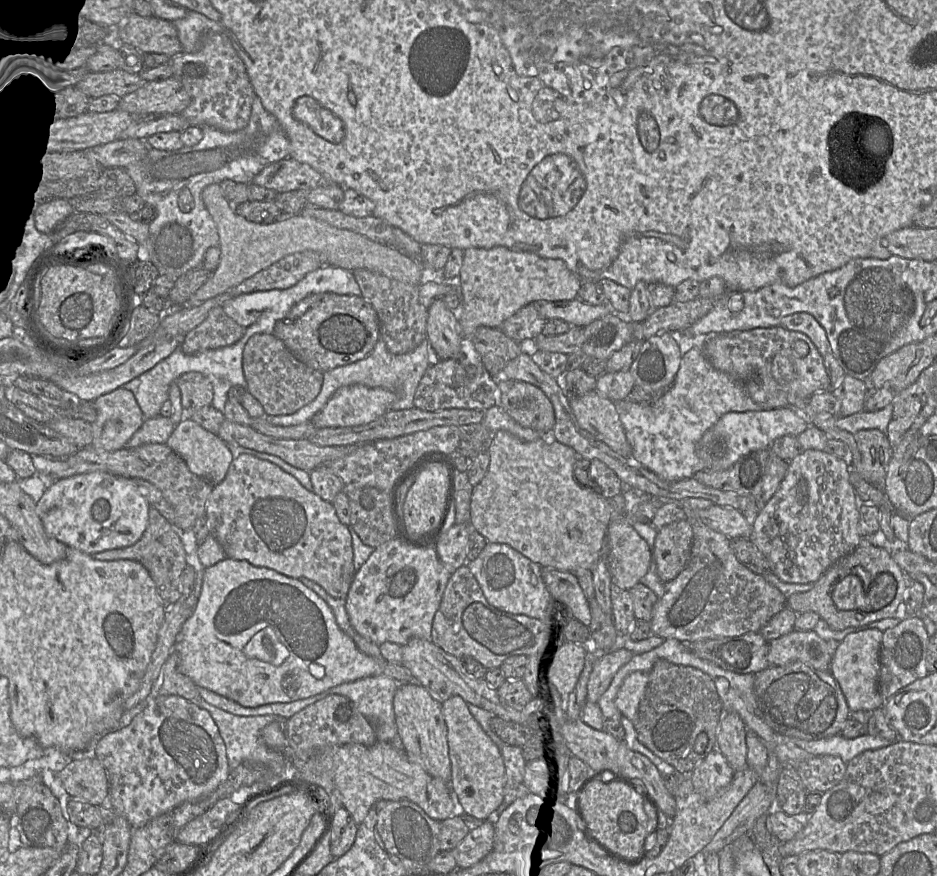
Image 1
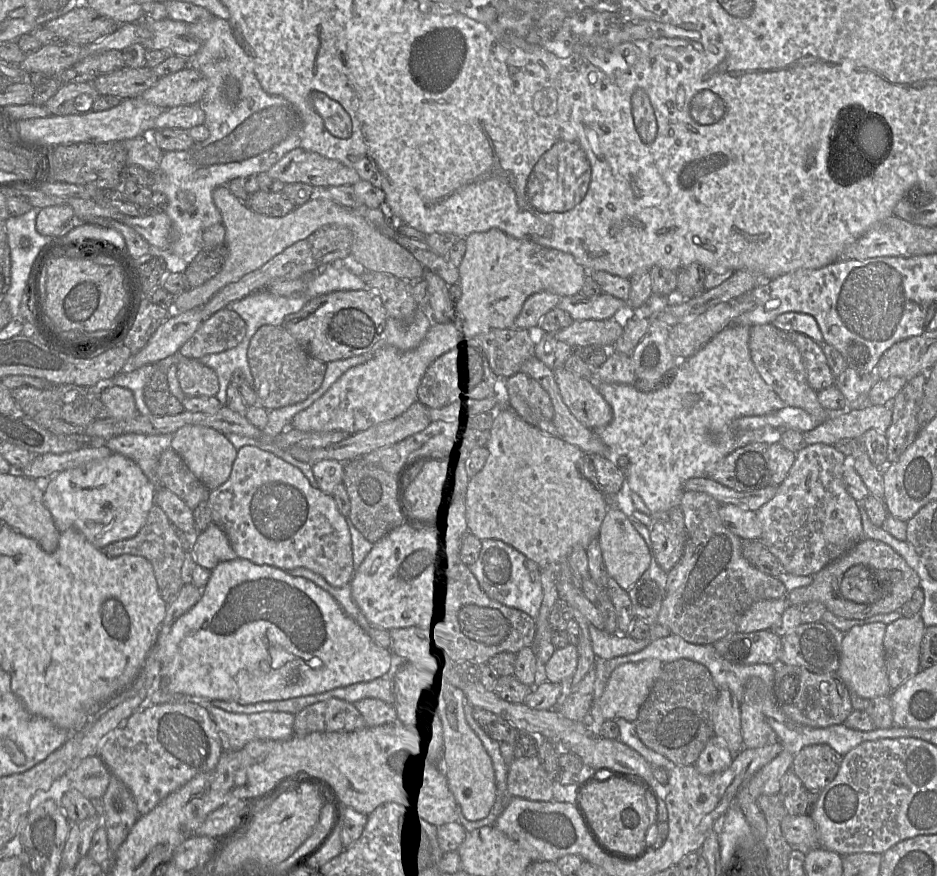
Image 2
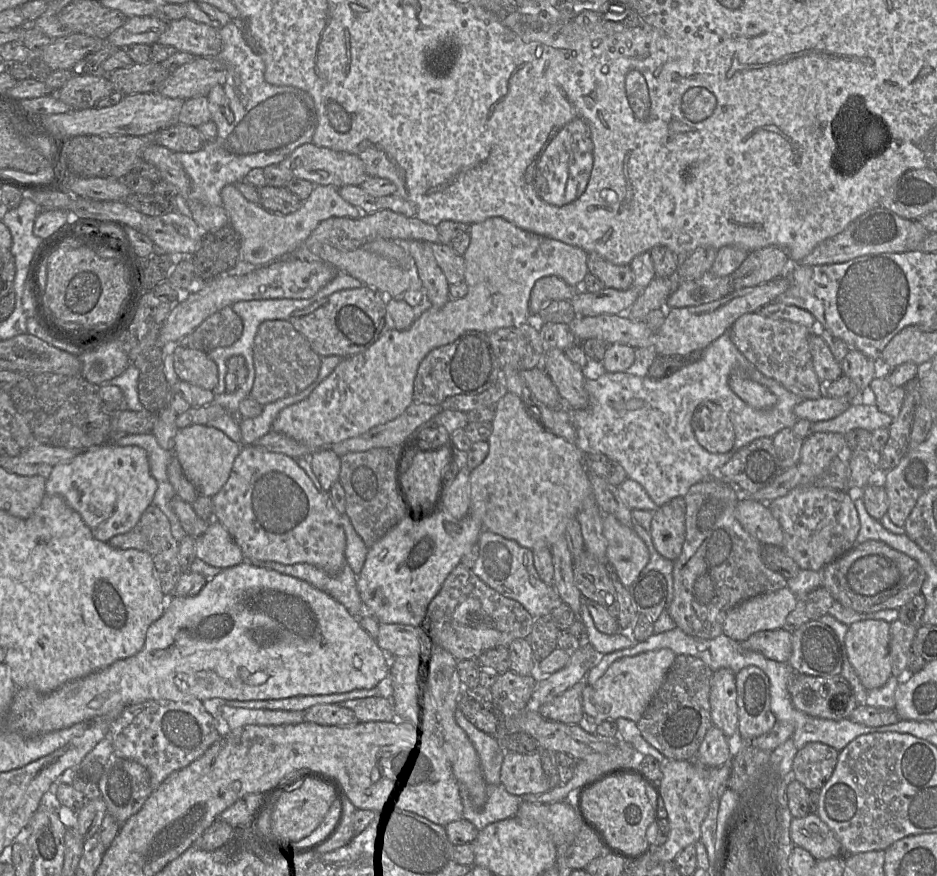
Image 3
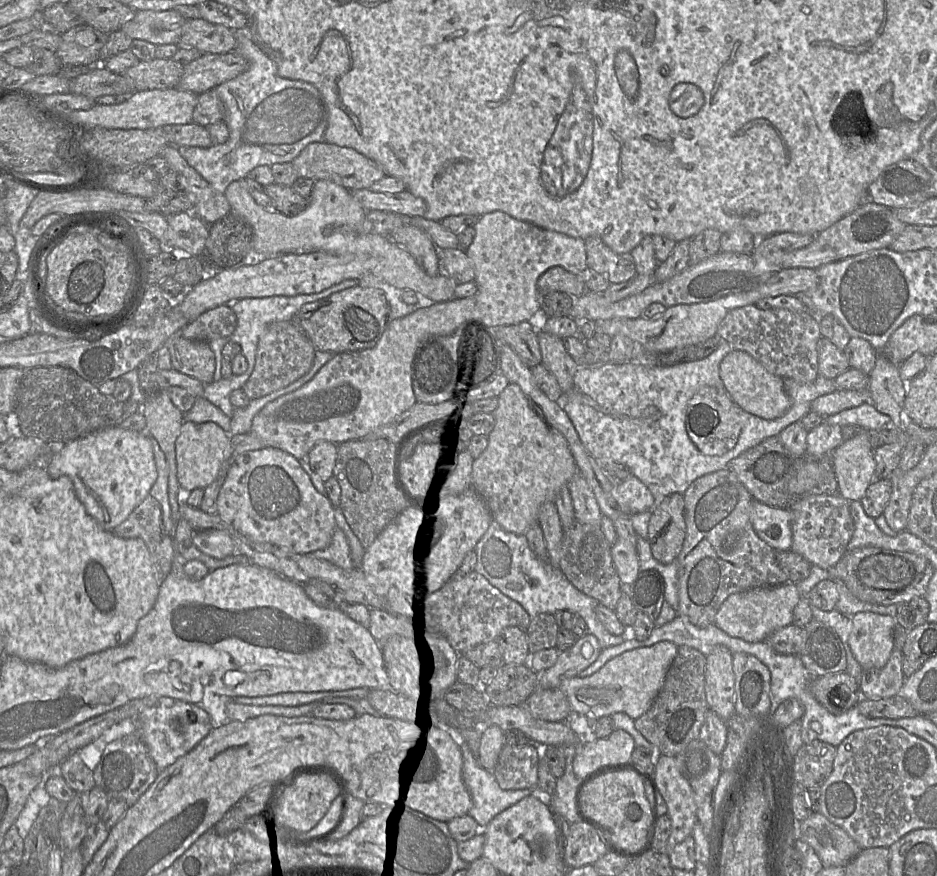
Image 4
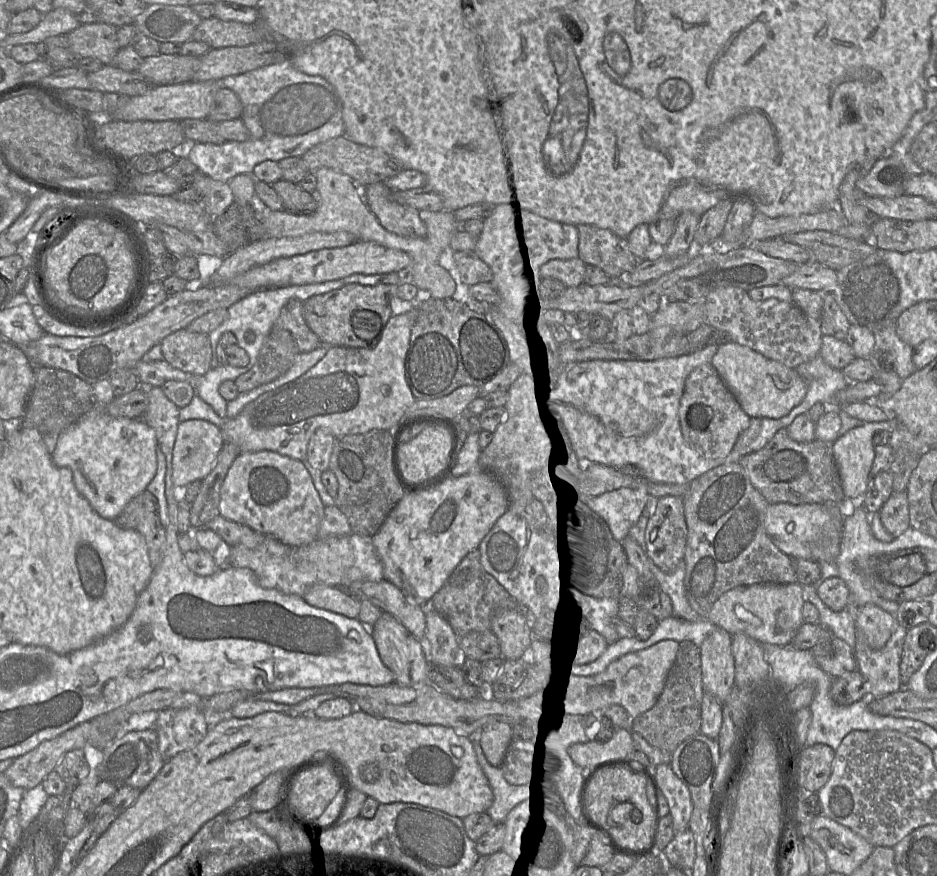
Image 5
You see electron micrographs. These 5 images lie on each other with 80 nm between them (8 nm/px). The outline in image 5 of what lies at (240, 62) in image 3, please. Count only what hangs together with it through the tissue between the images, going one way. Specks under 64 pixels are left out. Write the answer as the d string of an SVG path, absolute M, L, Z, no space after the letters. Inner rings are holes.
M288 61L277 62L221 79L221 88L236 93L242 103L240 119L249 130L250 137L243 142L225 141L222 144L190 143L185 156L206 176L228 183L239 174L253 173L254 167L266 160L279 162L288 157L301 157L311 147L345 134L342 103L334 86L321 76L305 74Z

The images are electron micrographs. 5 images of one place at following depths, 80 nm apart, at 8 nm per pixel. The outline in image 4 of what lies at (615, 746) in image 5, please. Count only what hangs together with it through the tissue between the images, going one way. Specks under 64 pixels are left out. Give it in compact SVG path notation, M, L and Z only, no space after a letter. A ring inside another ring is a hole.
M615 729L605 739L579 743L573 758L573 769L580 779L579 784L593 772L631 762L634 748L633 737L621 729Z

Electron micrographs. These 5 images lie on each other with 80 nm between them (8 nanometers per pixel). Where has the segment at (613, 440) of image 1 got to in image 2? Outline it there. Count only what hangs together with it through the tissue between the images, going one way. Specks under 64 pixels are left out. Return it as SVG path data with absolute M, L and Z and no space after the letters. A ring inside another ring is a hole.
M564 367L553 372L564 403L580 423L595 431L607 426L612 421L611 406L589 380L568 372Z

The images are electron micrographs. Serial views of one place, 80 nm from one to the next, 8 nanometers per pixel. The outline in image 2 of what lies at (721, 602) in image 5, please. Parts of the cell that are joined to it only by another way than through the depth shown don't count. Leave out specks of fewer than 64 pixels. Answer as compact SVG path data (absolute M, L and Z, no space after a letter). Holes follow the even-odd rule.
M787 596L757 601L737 618L736 632L750 633L769 630L780 621L782 614L789 606Z

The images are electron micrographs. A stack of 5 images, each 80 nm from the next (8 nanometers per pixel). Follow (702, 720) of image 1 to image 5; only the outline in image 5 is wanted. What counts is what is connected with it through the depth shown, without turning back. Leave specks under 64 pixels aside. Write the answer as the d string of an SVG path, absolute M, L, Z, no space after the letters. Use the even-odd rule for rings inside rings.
M681 641L662 693L650 710L633 719L634 731L650 745L673 753L680 743L700 732L703 693L700 648L691 641Z

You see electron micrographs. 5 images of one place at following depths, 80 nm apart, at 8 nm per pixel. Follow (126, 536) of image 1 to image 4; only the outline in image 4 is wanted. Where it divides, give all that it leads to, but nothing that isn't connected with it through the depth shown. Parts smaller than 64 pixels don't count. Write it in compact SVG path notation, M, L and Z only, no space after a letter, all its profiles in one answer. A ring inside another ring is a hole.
M120 426L105 428L64 444L52 455L47 471L53 479L68 476L87 512L108 531L113 531L129 517L150 495L157 480L157 467L149 434Z

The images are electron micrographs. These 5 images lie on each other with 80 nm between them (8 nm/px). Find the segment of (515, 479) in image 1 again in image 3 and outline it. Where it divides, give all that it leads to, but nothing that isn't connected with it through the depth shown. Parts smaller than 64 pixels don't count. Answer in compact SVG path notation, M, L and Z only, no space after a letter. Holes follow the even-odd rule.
M507 392L495 405L495 415L492 421L492 432L488 439L489 451L485 460L470 473L470 508L469 515L476 520L483 531L490 531L506 539L517 542L522 547L532 550L537 542L544 542L549 548L561 536L565 536L568 522L577 518L586 499L593 496L593 490L588 478L588 472L584 466L584 452L576 445L564 438L553 434L544 428L526 410L522 399L514 393Z

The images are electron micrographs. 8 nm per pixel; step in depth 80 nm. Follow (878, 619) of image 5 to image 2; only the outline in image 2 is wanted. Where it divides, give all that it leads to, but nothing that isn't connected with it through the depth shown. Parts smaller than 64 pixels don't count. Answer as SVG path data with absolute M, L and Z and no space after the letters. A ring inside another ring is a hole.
M882 622L856 625L843 638L837 675L843 680L850 692L854 692L860 697L873 699L892 693L883 646L886 628L887 625Z

